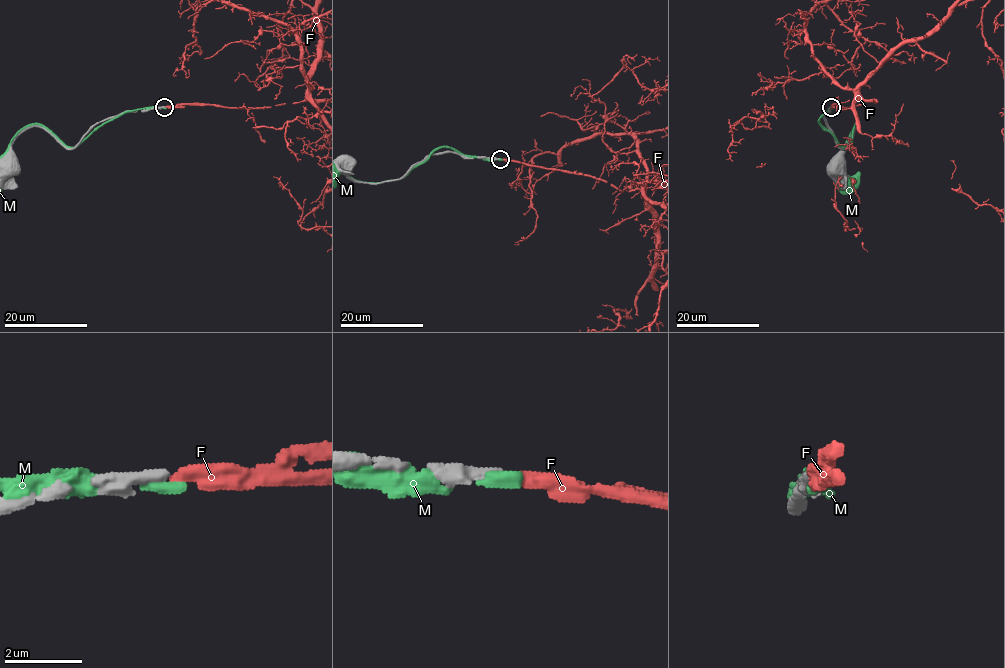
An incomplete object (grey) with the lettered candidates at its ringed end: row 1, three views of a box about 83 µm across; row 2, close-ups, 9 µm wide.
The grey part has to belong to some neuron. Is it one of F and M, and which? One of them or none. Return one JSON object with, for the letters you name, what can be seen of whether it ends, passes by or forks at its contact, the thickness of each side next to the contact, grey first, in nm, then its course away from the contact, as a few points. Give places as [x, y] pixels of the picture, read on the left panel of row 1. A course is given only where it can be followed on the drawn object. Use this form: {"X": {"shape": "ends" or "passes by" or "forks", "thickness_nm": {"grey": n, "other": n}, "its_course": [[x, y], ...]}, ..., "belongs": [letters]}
{"F": {"shape": "ends", "thickness_nm": {"grey": 320, "other": 340}}, "belongs": ["F"]}

